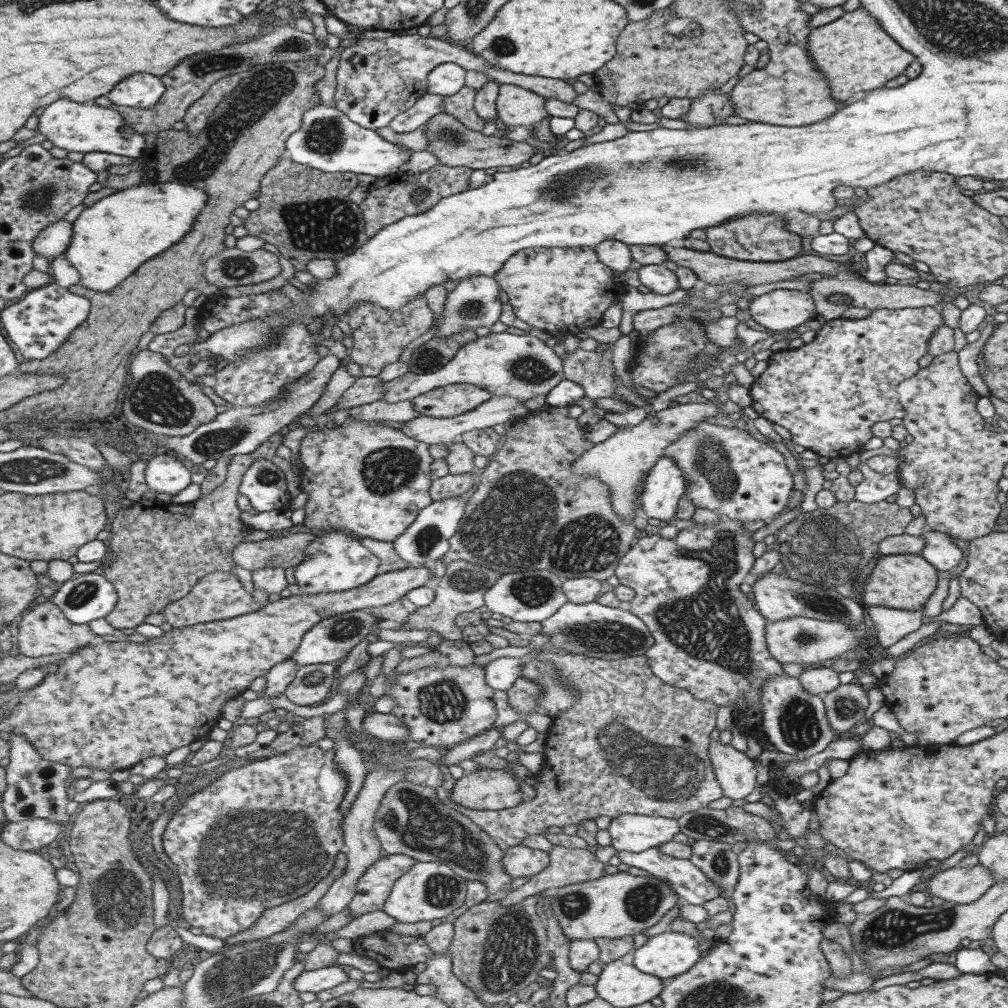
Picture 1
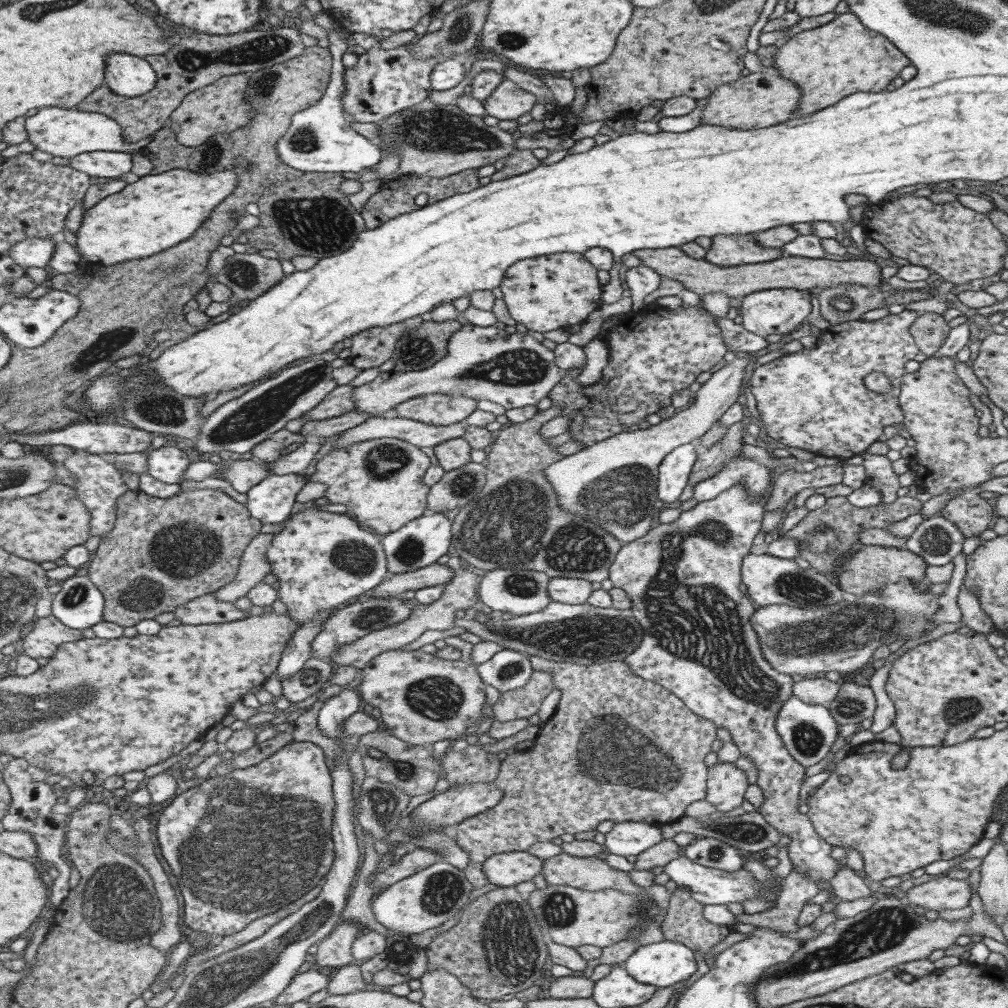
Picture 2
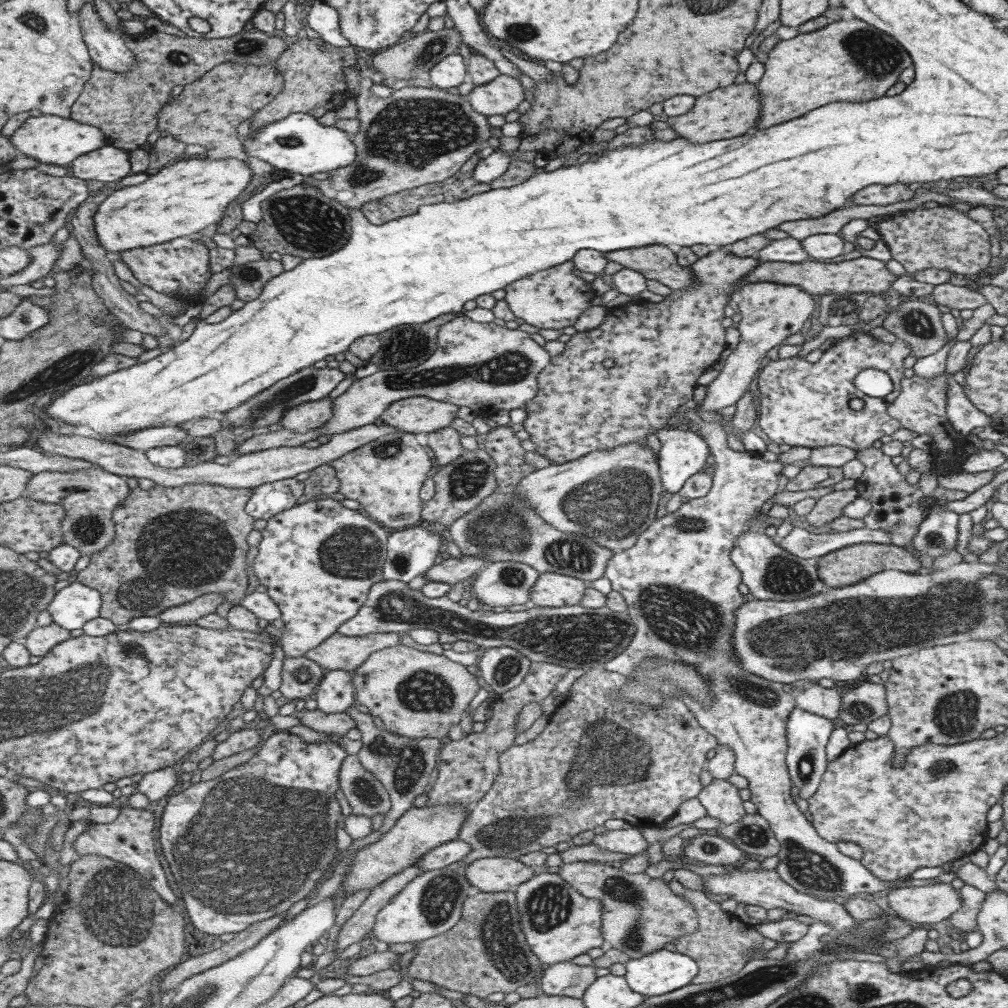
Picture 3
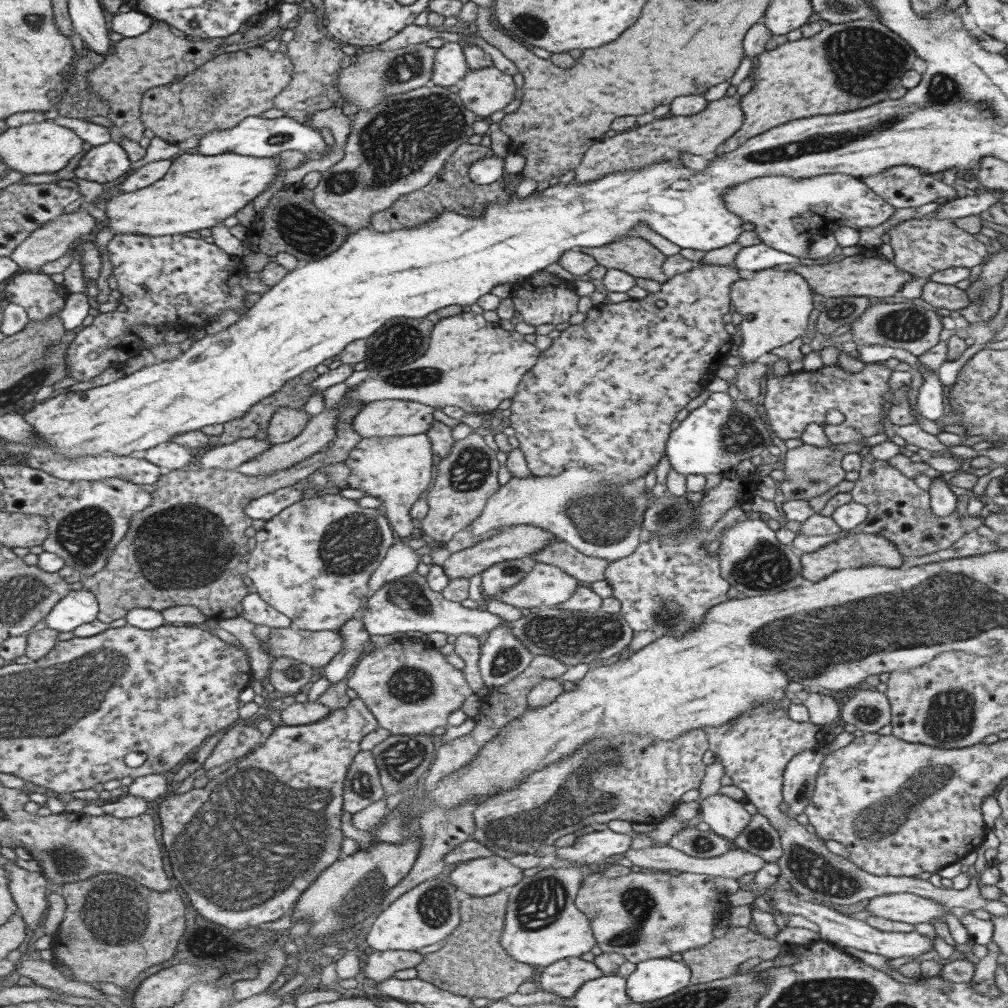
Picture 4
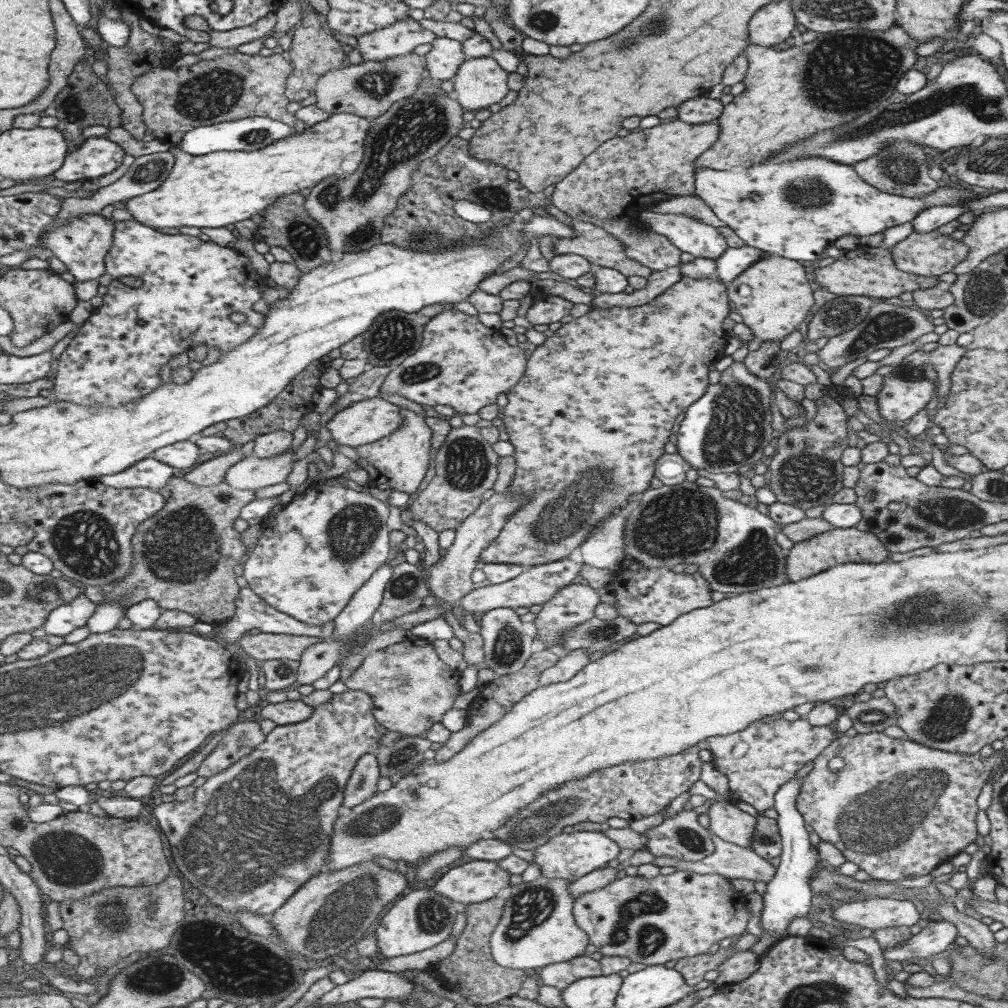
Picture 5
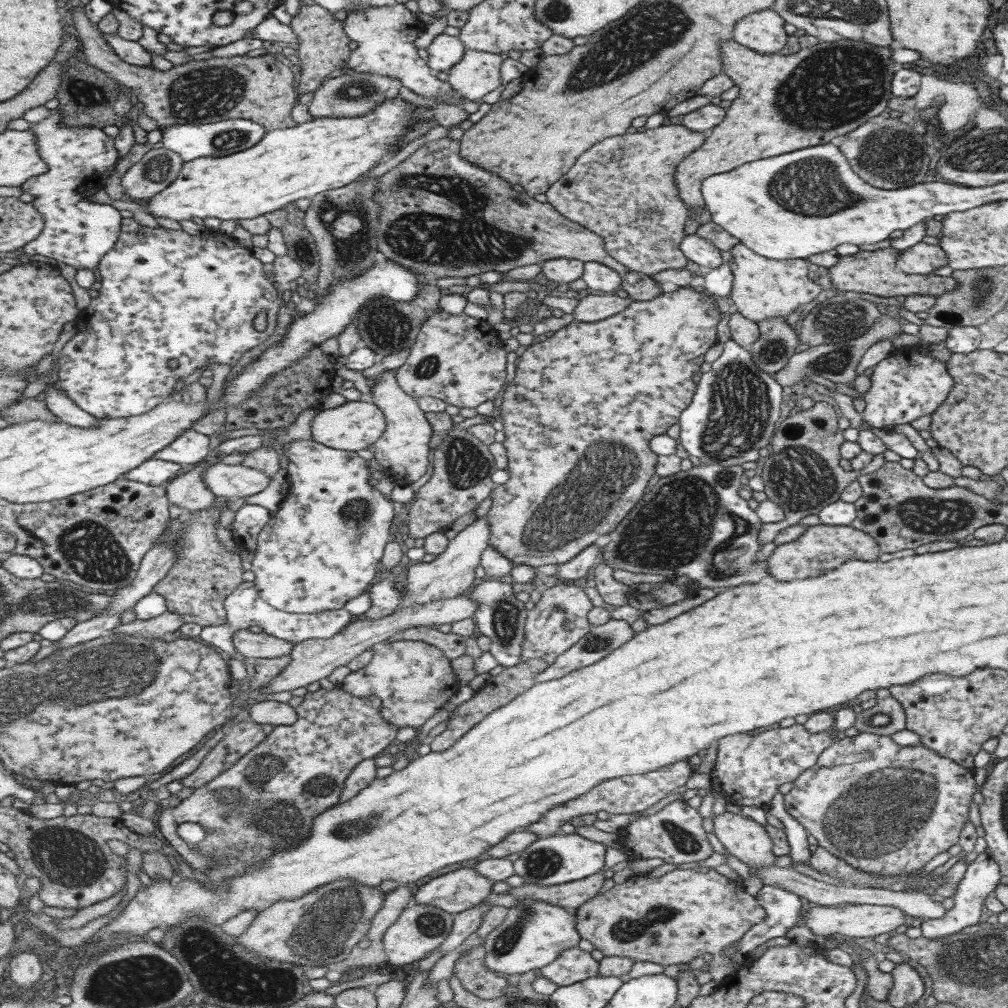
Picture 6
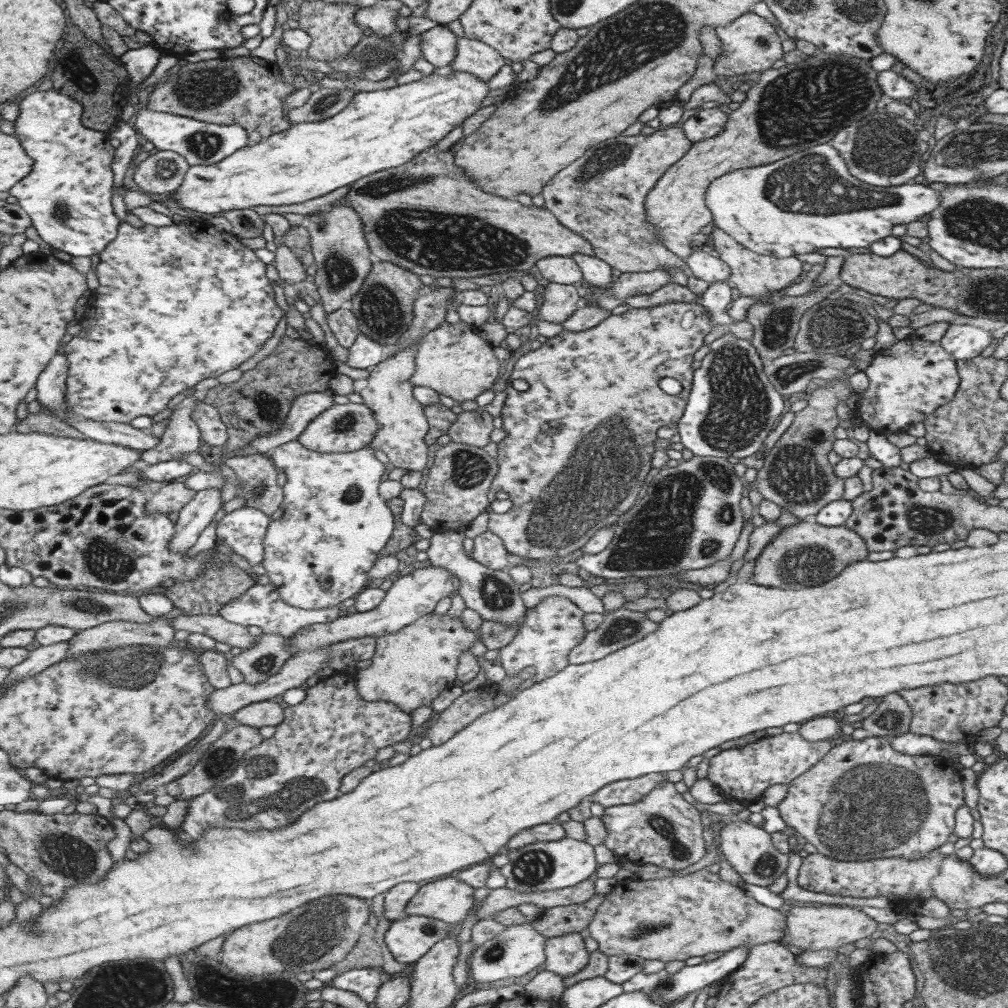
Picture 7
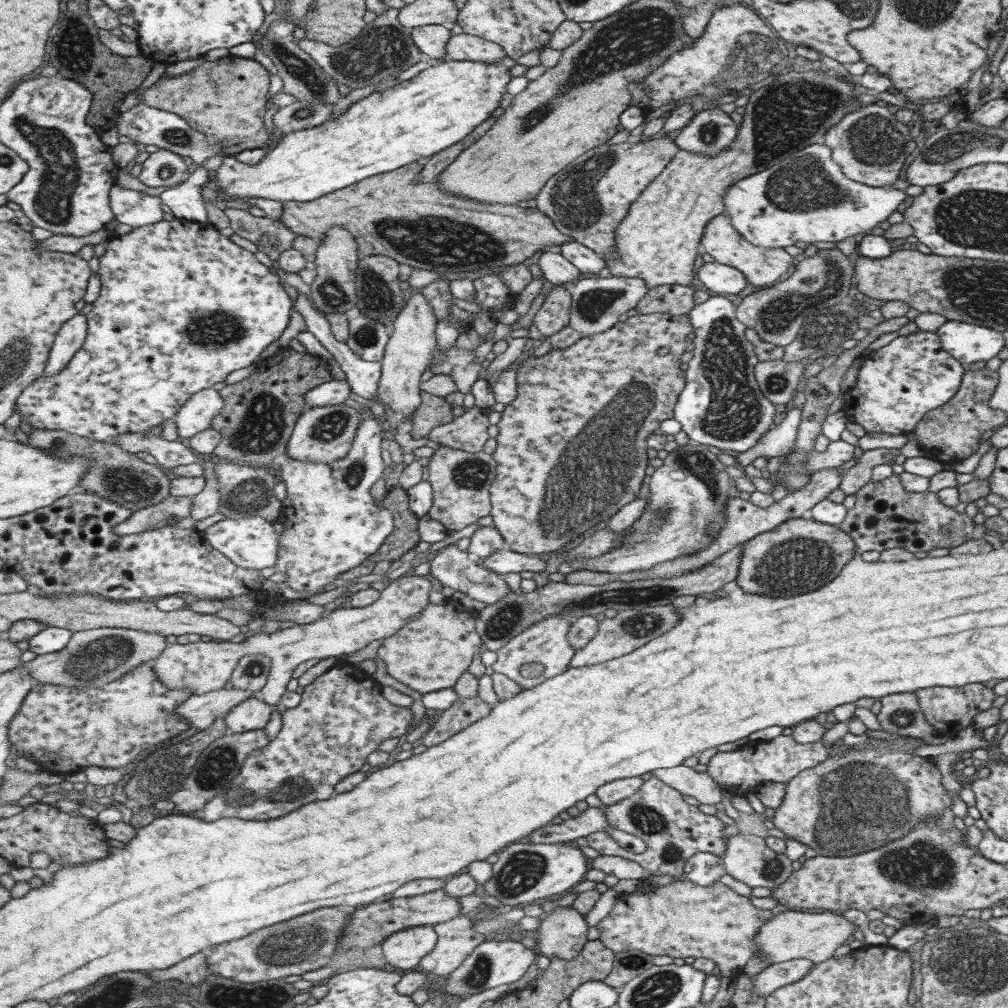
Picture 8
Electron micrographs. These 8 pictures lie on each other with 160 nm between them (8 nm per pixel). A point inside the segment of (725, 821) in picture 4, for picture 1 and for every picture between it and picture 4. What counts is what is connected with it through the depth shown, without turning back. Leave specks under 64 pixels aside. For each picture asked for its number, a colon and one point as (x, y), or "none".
1: (735, 774)
2: (725, 783)
3: (720, 799)

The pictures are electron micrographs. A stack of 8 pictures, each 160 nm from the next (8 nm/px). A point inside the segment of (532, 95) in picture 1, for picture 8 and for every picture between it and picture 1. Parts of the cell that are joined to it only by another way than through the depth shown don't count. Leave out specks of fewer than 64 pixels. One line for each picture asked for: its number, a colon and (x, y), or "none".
2: (507, 101)
3: (501, 95)
4: (483, 91)
5: (478, 82)
6: (476, 73)
7: (471, 56)
8: (462, 47)

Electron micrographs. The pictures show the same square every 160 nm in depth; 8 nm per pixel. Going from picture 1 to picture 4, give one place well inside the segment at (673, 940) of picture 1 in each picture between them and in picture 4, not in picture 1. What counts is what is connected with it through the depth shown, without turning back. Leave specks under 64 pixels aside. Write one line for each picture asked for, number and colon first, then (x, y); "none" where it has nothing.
2: (662, 964)
3: (657, 973)
4: (653, 979)

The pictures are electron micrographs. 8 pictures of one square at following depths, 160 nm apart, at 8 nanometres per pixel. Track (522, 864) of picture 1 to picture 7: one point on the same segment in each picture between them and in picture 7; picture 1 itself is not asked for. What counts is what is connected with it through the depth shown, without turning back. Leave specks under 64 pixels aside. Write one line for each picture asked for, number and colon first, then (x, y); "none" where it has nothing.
2: (507, 869)
3: (496, 874)
4: (481, 877)
5: (472, 882)
6: (457, 891)
7: (449, 900)

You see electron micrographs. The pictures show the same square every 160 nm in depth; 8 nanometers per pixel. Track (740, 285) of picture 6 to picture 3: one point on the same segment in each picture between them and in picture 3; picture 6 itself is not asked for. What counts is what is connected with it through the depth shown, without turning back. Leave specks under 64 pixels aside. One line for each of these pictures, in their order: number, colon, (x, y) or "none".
3: (770, 312)
4: (774, 303)
5: (779, 297)

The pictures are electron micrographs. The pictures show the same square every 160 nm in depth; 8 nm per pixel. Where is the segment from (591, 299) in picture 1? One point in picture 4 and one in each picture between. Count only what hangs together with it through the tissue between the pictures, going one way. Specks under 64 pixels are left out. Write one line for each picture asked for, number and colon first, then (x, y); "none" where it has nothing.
2: (544, 293)
3: (553, 298)
4: (542, 298)

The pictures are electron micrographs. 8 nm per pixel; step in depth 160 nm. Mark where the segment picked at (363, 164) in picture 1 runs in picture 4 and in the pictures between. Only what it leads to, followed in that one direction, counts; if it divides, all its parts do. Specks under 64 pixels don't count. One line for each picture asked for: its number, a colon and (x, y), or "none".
2: (320, 140)
3: (299, 144)
4: (255, 136)

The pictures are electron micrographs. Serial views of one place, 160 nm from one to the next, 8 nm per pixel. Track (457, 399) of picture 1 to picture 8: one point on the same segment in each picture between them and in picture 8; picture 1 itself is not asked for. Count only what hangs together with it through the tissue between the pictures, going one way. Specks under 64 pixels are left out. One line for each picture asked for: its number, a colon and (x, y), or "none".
2: (436, 409)
3: (418, 415)
4: (381, 419)
5: (365, 422)
6: (357, 425)
7: (349, 427)
8: (325, 435)

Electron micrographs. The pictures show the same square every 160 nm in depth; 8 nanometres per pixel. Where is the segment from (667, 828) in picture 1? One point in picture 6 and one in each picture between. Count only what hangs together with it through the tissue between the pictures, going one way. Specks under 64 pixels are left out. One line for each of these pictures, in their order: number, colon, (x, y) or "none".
2: (629, 838)
3: (628, 842)
4: (588, 849)
5: (564, 856)
6: (553, 860)

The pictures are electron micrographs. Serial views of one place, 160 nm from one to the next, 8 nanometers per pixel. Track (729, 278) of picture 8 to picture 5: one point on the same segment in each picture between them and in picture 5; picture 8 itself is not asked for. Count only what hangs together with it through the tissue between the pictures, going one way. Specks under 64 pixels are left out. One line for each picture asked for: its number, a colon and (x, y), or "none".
5: (689, 235)
6: (702, 252)
7: (710, 269)

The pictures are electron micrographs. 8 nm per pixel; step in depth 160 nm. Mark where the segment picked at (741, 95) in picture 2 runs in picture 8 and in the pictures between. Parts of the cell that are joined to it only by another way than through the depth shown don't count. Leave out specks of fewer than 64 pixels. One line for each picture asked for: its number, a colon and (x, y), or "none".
3: (732, 110)
4: (661, 139)
5: (611, 187)
6: (622, 189)
7: (600, 196)
8: (586, 200)

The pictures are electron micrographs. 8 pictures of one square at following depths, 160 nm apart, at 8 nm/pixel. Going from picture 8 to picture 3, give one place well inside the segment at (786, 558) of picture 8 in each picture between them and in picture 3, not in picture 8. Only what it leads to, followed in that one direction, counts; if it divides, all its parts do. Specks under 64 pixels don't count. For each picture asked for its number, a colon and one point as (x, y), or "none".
3: (847, 565)
4: (857, 549)
5: (820, 552)
6: (821, 548)
7: (804, 554)

